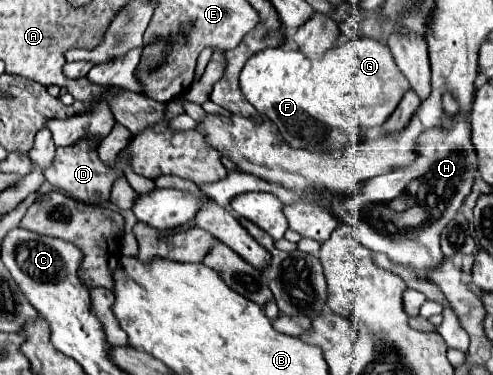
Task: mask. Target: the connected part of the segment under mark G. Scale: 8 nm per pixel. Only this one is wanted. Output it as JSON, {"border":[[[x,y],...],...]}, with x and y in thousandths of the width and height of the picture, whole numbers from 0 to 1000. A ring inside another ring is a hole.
{"border":[[[716,104],[667,136],[651,163],[631,163],[631,205],[647,301],[663,317],[724,317],[732,344],[773,339],[830,237],[830,216],[805,189],[789,125],[761,104]]]}

